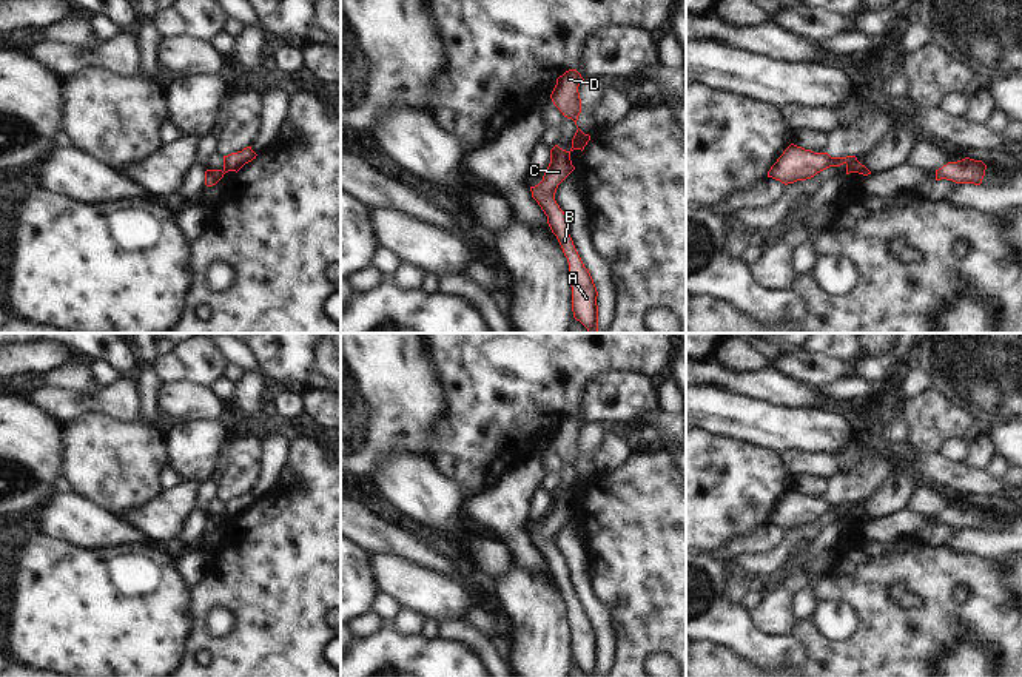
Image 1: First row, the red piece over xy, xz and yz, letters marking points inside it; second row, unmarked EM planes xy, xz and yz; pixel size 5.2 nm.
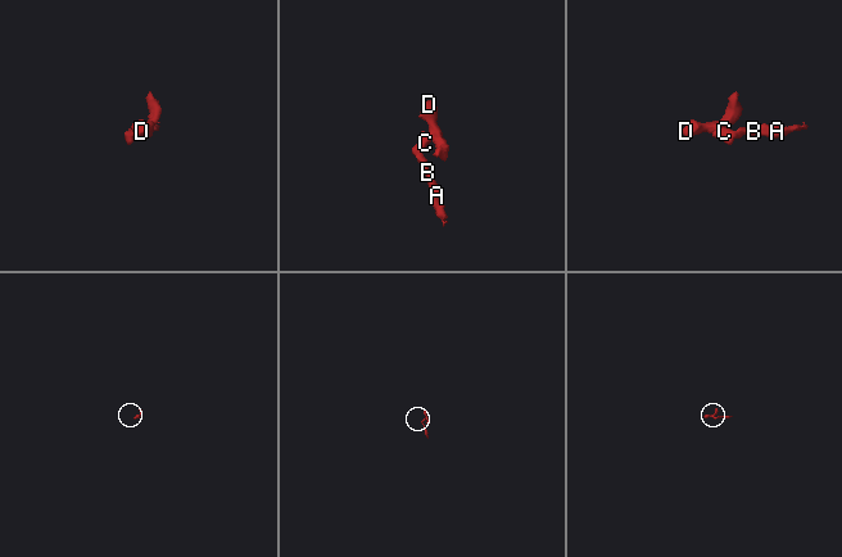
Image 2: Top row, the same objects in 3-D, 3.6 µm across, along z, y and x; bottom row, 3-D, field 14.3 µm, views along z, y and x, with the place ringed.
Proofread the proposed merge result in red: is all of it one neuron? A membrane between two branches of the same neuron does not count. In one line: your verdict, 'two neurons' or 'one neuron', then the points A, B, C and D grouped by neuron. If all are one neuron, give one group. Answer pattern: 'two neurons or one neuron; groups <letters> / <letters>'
two neurons; groups A B C / D

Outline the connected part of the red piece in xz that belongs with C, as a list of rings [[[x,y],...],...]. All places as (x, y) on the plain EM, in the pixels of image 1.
[[[555,490],[550,495],[550,509],[544,517],[543,526],[538,530],[530,532],[530,537],[532,543],[547,561],[547,569],[552,578],[556,581],[564,601],[567,603],[573,663],[580,666],[587,677],[598,677],[598,637],[569,580],[566,560],[555,546],[558,530],[573,515],[575,512],[570,506],[570,497]]]

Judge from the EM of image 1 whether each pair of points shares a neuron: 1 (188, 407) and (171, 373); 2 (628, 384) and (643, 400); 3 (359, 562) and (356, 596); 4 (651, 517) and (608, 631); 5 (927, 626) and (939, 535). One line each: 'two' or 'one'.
1: two
2: one
3: one
4: two
5: two

